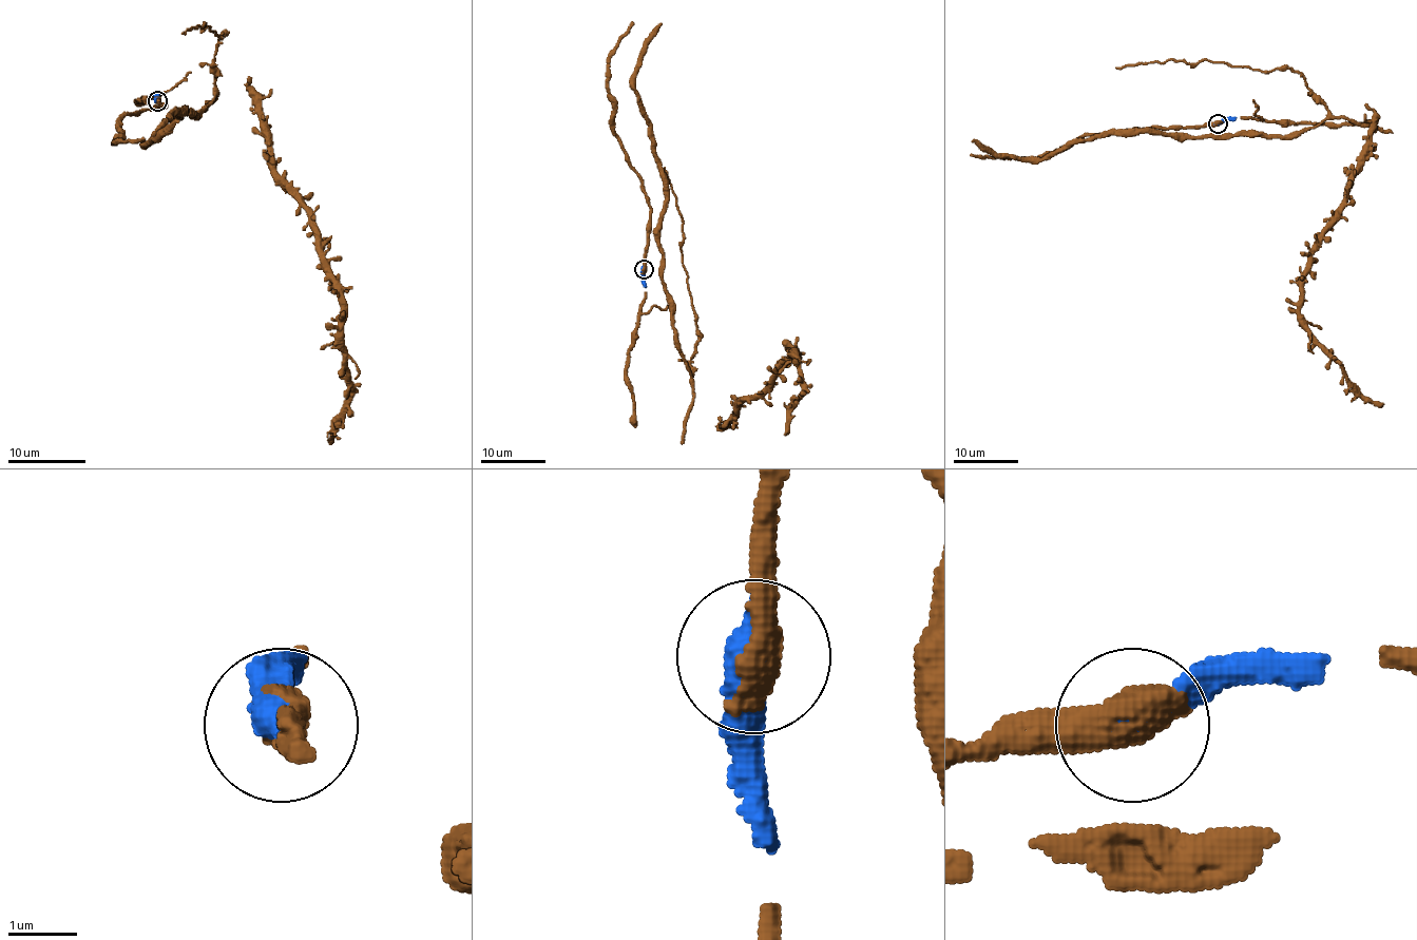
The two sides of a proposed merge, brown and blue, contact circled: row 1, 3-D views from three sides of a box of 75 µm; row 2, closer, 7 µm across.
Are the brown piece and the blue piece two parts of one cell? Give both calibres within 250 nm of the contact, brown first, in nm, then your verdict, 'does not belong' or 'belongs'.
calibres 440 and 600 nm; belongs

